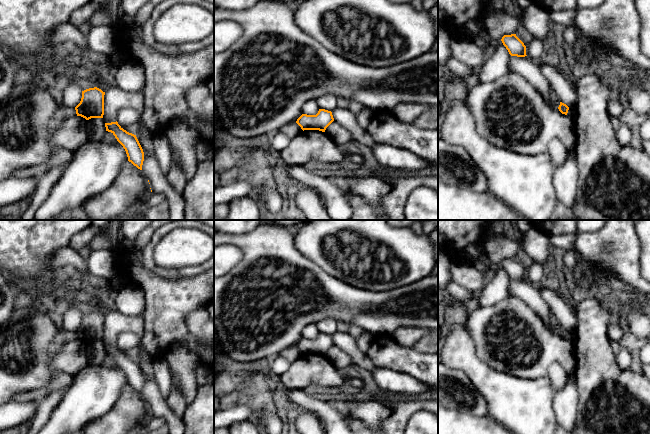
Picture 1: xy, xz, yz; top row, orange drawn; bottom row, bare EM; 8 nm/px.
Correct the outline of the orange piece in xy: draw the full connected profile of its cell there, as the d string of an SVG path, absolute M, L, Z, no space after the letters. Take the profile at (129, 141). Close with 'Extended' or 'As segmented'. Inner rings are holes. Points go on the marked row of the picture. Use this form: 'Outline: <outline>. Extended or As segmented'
Outline: M118 122L105 123L106 131L111 132L126 151L128 161L142 170L144 161L143 149L136 135L124 130Z. As segmented

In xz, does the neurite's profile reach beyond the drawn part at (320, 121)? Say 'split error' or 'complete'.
complete

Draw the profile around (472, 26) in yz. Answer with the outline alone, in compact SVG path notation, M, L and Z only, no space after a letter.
M469 21L466 23L466 29L470 32L482 31L484 30L482 21Z

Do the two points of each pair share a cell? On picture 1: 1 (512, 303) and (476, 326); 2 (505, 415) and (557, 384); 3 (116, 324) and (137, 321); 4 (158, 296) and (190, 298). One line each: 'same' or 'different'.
1: same
2: different
3: same
4: same

